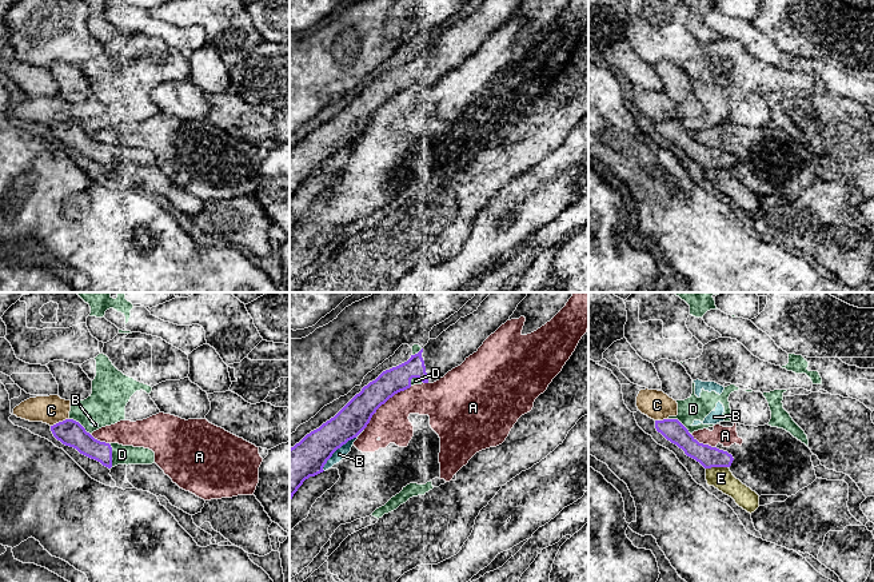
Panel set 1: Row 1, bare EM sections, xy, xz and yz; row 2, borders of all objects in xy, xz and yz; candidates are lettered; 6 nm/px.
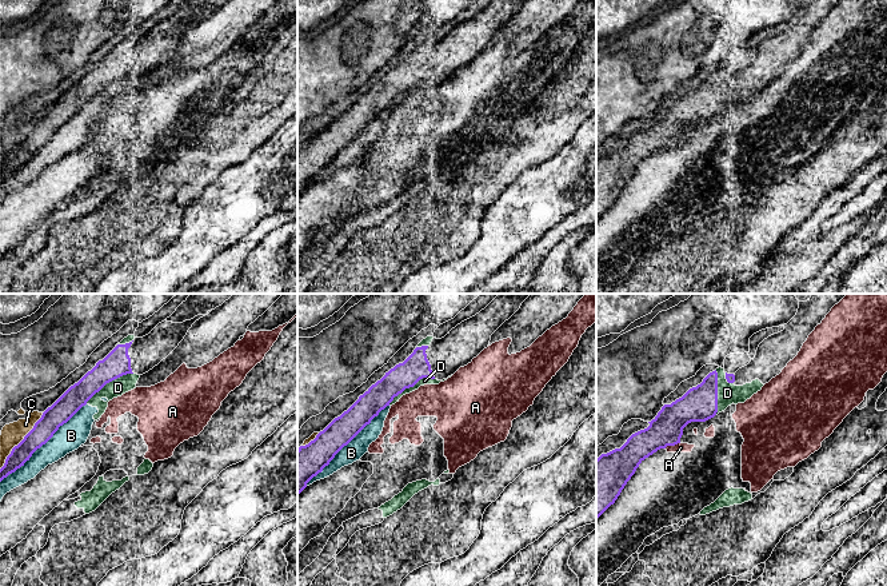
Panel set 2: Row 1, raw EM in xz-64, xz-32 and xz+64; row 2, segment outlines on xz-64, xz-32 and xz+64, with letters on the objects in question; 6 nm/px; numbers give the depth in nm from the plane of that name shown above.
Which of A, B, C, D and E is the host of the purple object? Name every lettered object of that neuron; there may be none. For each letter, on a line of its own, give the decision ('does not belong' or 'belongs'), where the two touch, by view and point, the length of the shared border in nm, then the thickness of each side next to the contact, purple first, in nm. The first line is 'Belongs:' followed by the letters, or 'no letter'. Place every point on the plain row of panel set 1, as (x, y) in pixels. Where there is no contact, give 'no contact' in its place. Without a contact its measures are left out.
Belongs: no letter
A: does not belong; contact xz (384, 103); length 400 nm; calibres 180 and 220 nm
B: does not belong; contact xz (340, 147); length 360 nm; calibres 220 and 70 nm
C: does not belong; contact xy (59, 123); length 120 nm; calibres 160 and 170 nm
D: does not belong; contact xy (111, 158); length 160 nm; calibres 140 and 110 nm
E: does not belong; contact yz (717, 167); length 140 nm; calibres 130 and 140 nm

